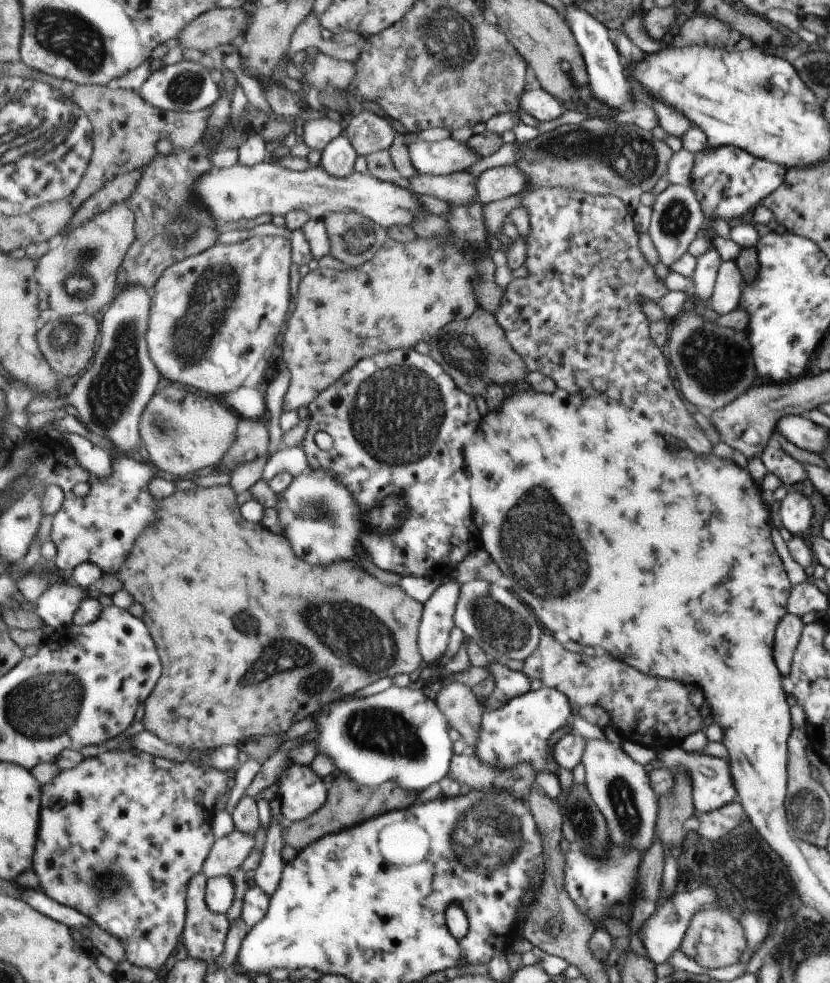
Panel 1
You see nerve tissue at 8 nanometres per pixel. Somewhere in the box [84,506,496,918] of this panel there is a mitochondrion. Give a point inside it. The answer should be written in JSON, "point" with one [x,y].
{"point":[360,639]}

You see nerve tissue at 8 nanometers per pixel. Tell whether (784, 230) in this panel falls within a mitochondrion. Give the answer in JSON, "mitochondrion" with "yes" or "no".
{"mitochondrion":"no"}

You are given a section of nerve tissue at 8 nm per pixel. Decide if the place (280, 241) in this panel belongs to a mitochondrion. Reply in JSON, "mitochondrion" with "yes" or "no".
{"mitochondrion":"no"}

